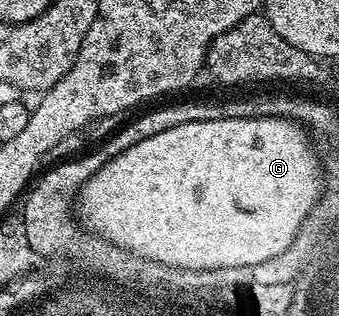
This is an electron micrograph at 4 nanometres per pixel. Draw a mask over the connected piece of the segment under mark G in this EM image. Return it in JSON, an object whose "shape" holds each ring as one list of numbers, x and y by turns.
{"shape":[[227,118,226,120,202,120,178,124,178,128,166,128,158,136,150,136,134,144,118,156,114,156,100,171,94,172,78,195,80,218,84,221,83,229,93,235,99,235,112,246,129,250,140,258,161,262,181,268,199,268,203,271,235,272,240,267,251,268,284,253,290,248,301,225,321,199,322,178,320,182,320,162,312,151,313,143,306,142,290,118]]}

